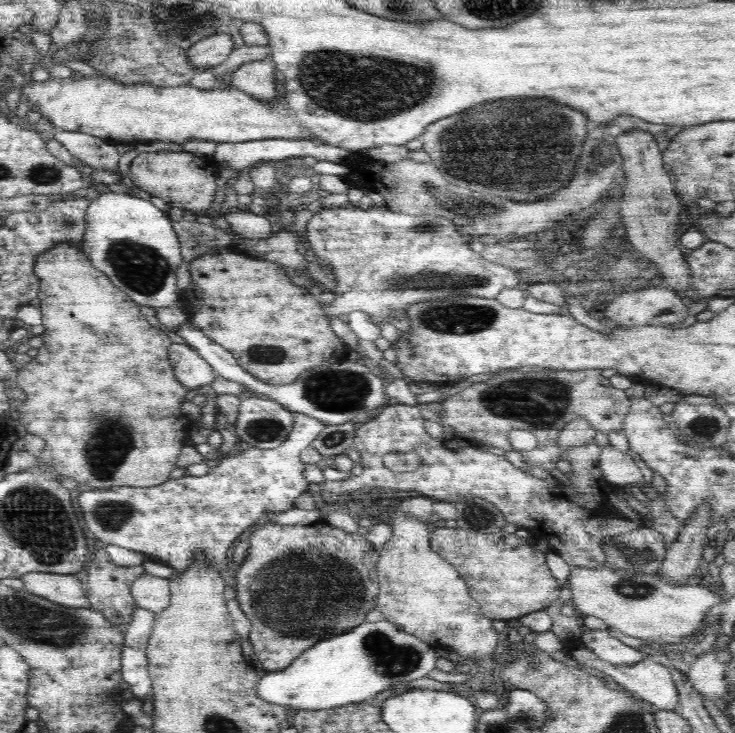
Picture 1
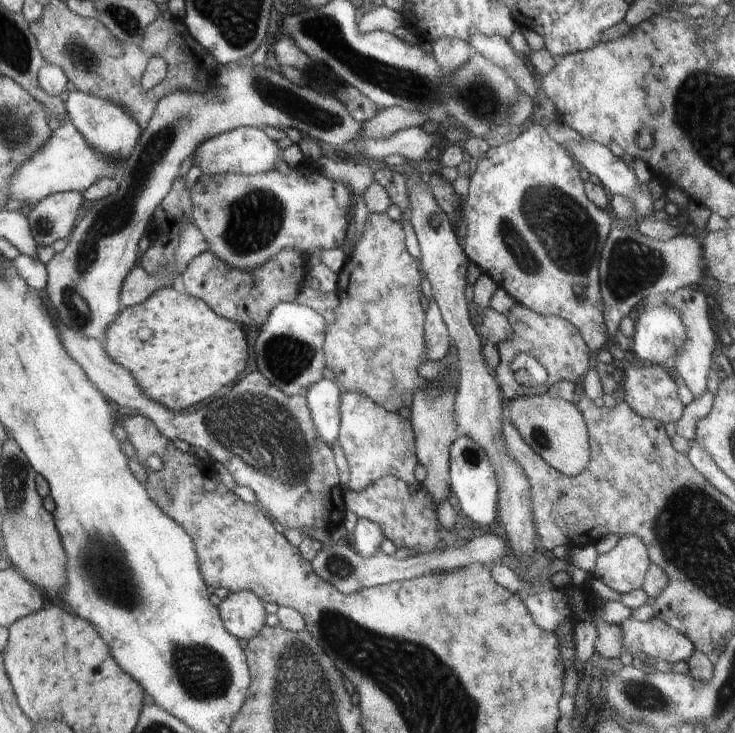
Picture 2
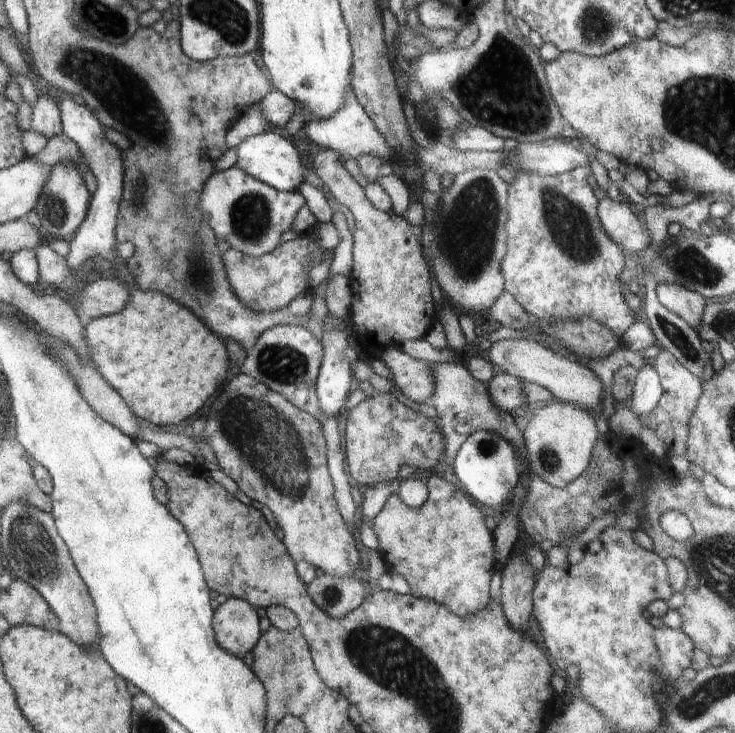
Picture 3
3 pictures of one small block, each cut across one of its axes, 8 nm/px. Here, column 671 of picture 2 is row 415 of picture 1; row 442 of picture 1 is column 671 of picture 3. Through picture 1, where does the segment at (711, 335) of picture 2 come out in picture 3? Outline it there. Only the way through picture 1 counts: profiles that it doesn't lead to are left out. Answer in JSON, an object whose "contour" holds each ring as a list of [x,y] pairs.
{"contour":[[[660,270],[657,275],[660,283],[657,284],[656,292],[660,304],[682,317],[695,330],[708,301],[683,284],[664,282]]]}

